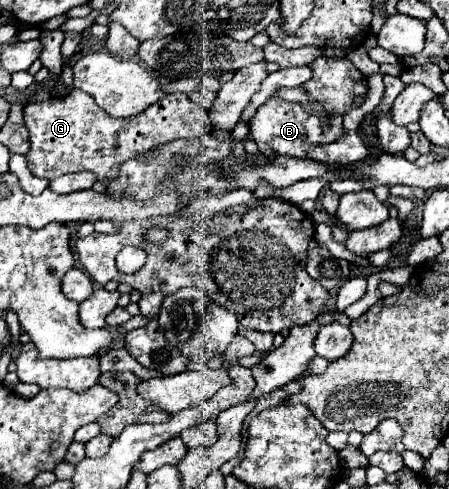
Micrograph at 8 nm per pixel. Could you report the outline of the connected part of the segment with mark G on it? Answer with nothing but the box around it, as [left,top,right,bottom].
[24,90,212,182]

